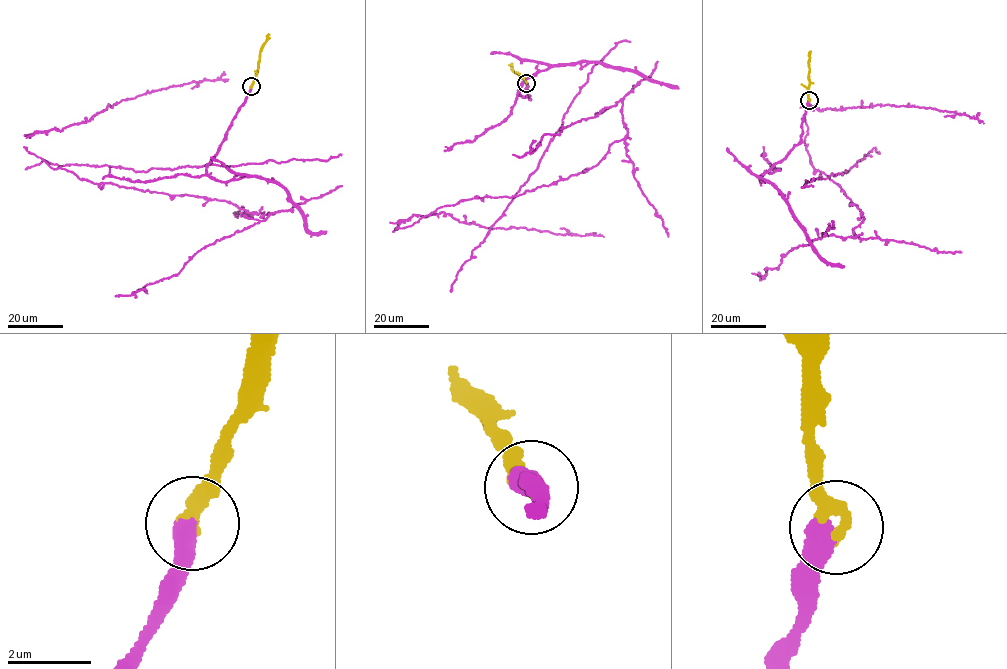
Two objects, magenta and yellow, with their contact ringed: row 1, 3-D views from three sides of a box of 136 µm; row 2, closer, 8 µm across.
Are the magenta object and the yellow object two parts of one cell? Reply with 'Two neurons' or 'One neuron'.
One neuron

